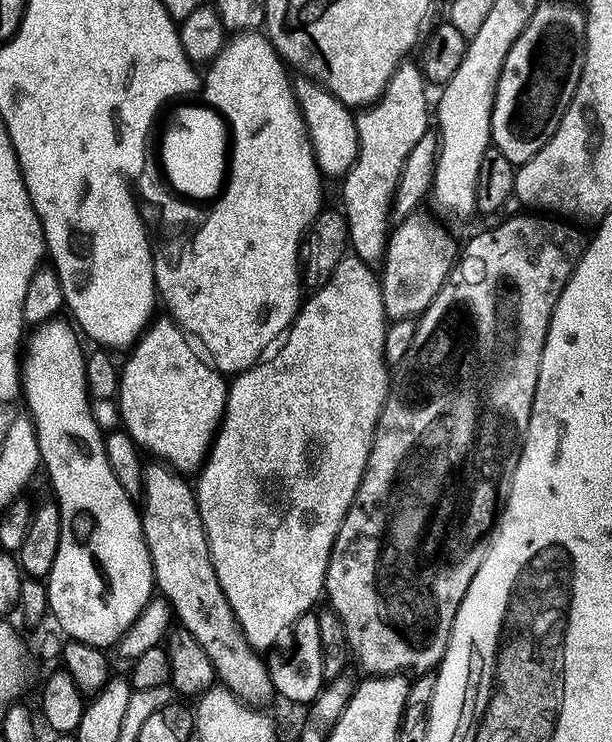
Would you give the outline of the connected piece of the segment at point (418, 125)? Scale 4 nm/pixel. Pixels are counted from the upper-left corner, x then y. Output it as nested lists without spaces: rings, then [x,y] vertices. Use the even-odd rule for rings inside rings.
[[[409,62],[401,63],[390,78],[386,90],[375,104],[365,107],[356,116],[356,129],[360,145],[354,166],[342,178],[344,184],[340,188],[340,200],[344,219],[347,220],[347,243],[351,251],[360,260],[373,266],[379,265],[384,258],[384,250],[388,247],[390,235],[390,217],[392,215],[392,199],[398,186],[398,178],[402,174],[402,166],[406,166],[406,158],[410,150],[424,137],[430,128],[430,104],[428,108],[428,92],[426,81],[419,67]]]

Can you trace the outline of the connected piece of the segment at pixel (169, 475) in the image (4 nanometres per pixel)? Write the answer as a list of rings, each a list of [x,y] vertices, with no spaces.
[[[150,462],[144,467],[142,493],[144,504],[141,503],[140,513],[144,541],[151,558],[153,583],[157,591],[171,605],[177,623],[188,631],[208,654],[217,681],[223,687],[230,689],[245,704],[263,707],[264,703],[274,696],[271,671],[267,663],[262,662],[259,657],[261,655],[250,647],[218,582],[213,560],[210,558],[209,540],[206,538],[205,527],[202,526],[201,514],[197,510],[195,489],[189,481],[187,483],[185,480],[187,479],[181,473],[162,462]]]

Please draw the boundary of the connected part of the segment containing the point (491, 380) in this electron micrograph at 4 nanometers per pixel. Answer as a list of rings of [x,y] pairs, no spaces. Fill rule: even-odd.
[[[519,214],[501,219],[500,222],[501,224],[469,238],[468,245],[462,248],[462,255],[448,271],[447,282],[415,321],[414,342],[391,377],[388,397],[376,423],[376,433],[372,439],[372,449],[368,455],[366,470],[362,474],[362,482],[350,502],[350,510],[346,510],[346,518],[342,518],[342,526],[330,550],[323,595],[326,600],[328,596],[327,607],[342,622],[351,659],[369,677],[428,674],[444,659],[444,649],[448,636],[452,633],[452,620],[456,617],[465,589],[463,583],[448,584],[456,576],[456,568],[452,563],[455,560],[463,561],[467,557],[470,542],[476,540],[476,532],[471,532],[470,529],[472,524],[480,524],[480,520],[470,519],[471,516],[476,516],[470,502],[472,472],[488,472],[488,484],[500,484],[500,480],[508,476],[508,468],[516,468],[520,457],[520,453],[516,451],[516,428],[520,428],[520,432],[524,434],[528,429],[550,318],[566,282],[572,277],[572,269],[578,266],[586,247],[586,236],[578,229],[571,228],[576,226],[560,218],[549,218],[544,214]]]

